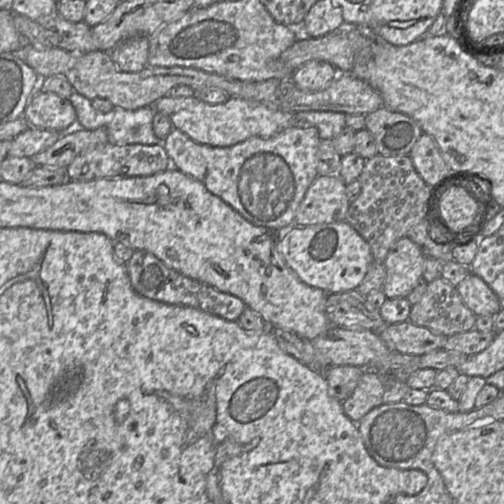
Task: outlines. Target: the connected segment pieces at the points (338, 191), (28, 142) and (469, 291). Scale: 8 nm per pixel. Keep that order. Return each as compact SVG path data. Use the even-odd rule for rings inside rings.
M318 175L297 208L294 225L345 221L349 205L346 183L339 175Z
M29 126L12 139L7 156L33 158L53 145L61 135L57 131Z
M469 274L455 288L476 316L494 315L502 309L495 292L475 274Z

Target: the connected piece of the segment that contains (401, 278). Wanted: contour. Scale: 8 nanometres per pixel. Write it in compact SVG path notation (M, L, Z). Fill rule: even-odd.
M402 237L390 248L383 265L386 279L382 288L387 299L407 298L423 278L425 256L409 237Z

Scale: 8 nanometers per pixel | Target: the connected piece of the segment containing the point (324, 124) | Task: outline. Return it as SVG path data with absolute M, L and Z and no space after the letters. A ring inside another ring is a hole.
M303 111L293 113L297 125L312 125L319 131L321 140L333 140L346 125L346 114L332 111Z

